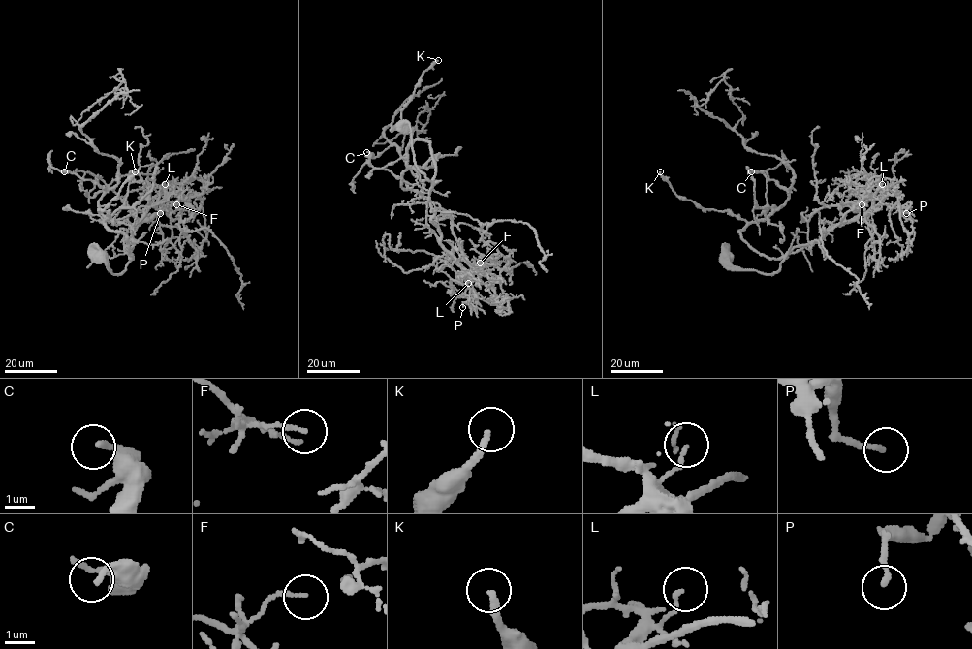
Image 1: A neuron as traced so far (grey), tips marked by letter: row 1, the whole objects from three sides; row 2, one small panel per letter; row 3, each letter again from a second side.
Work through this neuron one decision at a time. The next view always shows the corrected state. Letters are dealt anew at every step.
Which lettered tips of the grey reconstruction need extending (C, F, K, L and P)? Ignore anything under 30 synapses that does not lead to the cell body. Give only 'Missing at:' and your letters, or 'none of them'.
Missing at: K, P

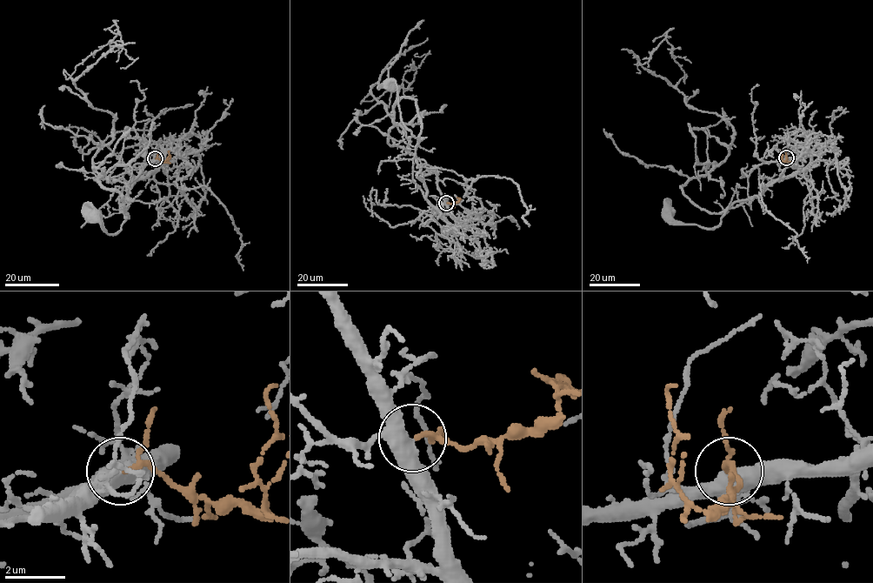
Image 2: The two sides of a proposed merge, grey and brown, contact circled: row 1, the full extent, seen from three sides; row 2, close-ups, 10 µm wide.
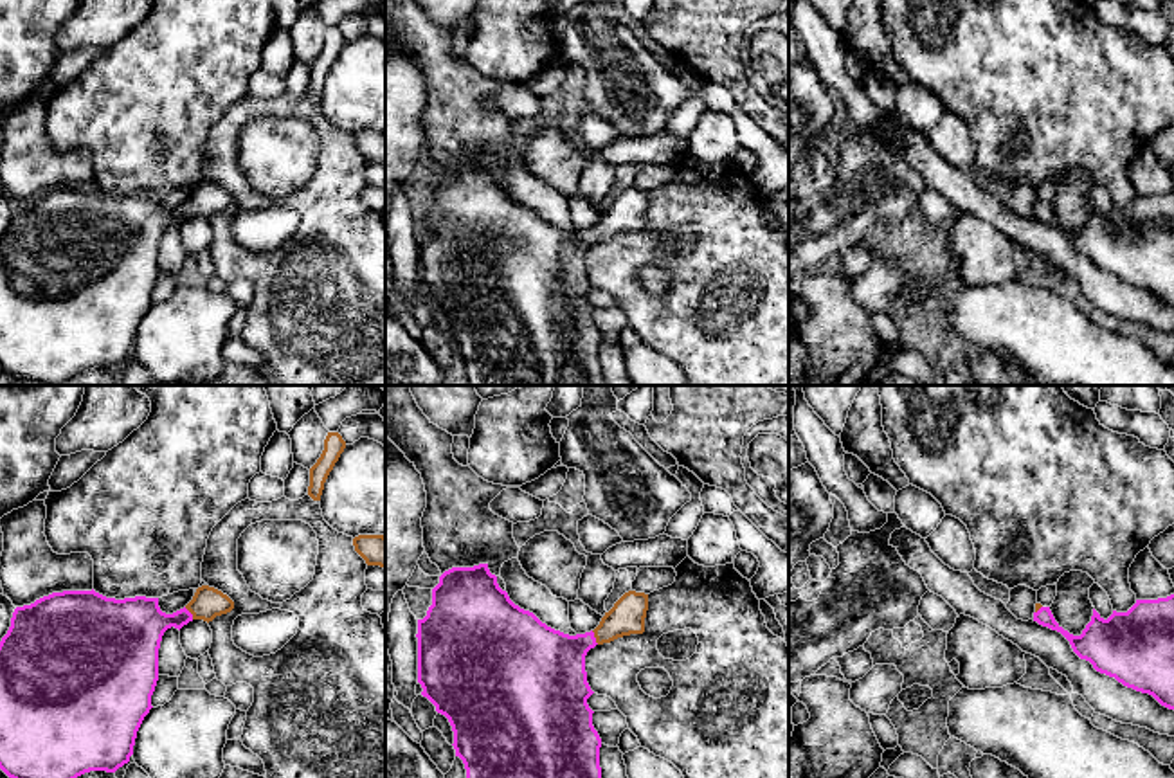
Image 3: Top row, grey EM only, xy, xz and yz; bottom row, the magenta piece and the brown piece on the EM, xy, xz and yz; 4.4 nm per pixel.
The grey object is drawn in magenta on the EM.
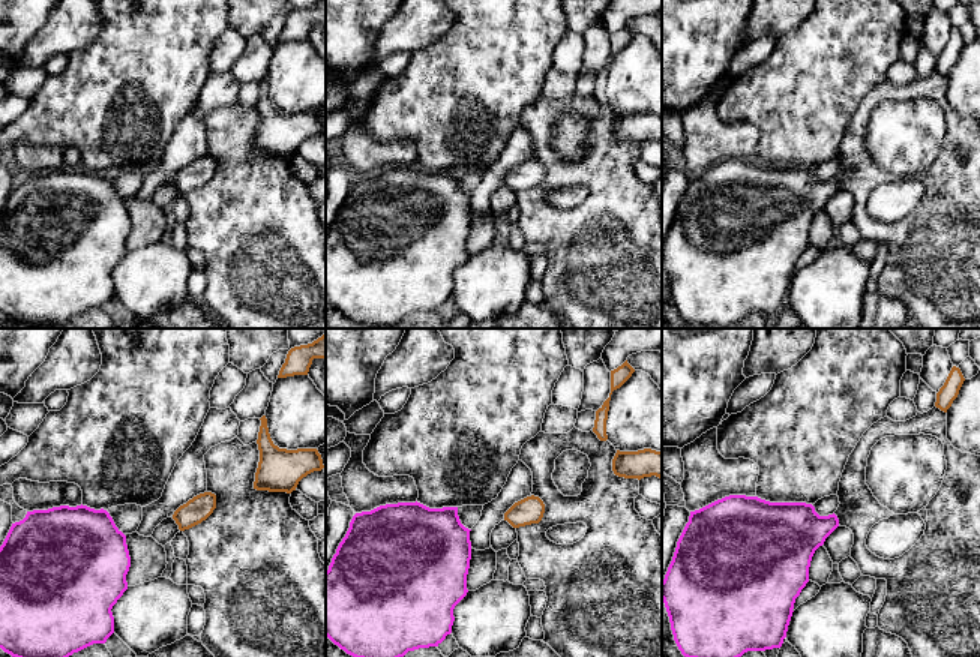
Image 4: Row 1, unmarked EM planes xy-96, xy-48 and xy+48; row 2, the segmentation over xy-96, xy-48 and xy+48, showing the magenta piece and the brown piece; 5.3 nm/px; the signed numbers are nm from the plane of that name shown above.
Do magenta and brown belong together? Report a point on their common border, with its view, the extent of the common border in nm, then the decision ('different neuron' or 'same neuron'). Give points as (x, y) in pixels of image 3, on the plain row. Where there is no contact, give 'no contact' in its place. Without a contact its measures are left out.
meets magenta in xz at (595, 235); contact 70 nm long; same neuron

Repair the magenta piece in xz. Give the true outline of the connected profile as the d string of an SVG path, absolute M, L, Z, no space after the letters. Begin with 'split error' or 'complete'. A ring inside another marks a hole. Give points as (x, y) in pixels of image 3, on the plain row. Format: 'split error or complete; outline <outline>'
split error; outline M488 160L474 164L452 164L439 173L439 180L432 185L432 202L423 216L418 216L418 279L421 292L427 294L436 308L445 312L454 328L454 346L466 366L468 385L607 385L601 376L600 344L601 335L592 322L592 306L587 295L594 290L587 279L585 252L596 241L610 240L618 234L645 229L645 214L648 207L648 191L628 187L614 204L605 209L600 222L585 231L569 232L542 220L533 209L515 202L508 189L497 180L497 173L490 169Z

